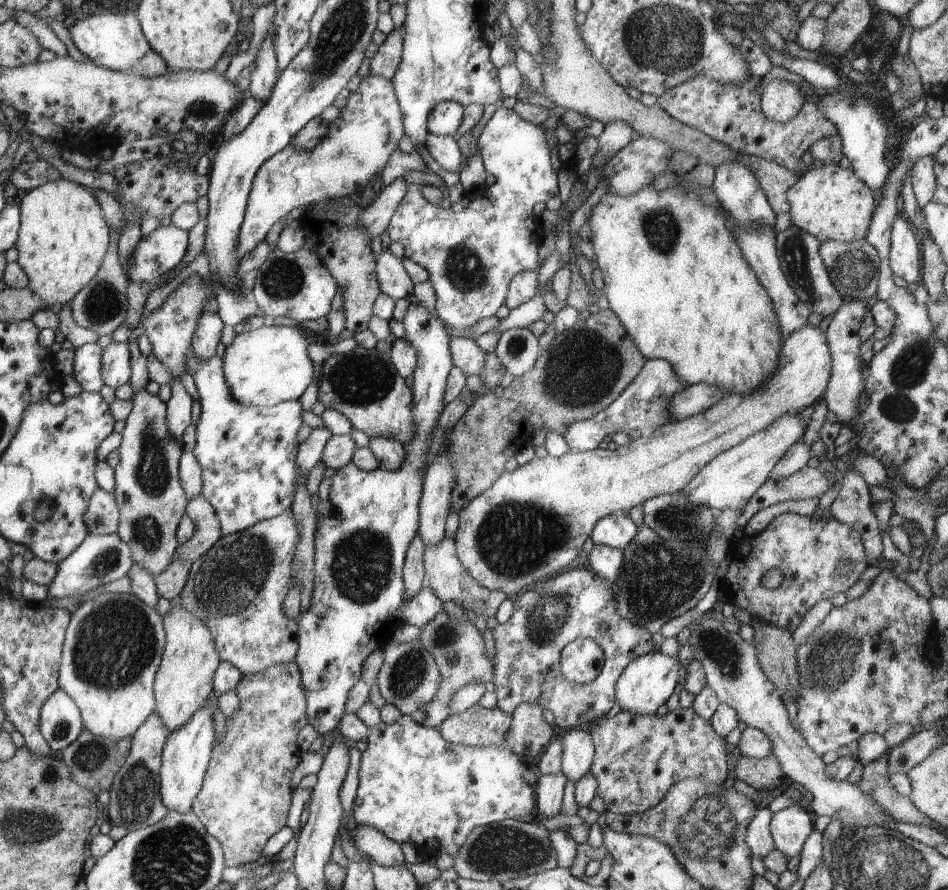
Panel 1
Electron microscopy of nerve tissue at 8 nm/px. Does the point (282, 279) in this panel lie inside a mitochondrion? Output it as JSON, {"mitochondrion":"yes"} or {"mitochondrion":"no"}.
{"mitochondrion":"yes"}

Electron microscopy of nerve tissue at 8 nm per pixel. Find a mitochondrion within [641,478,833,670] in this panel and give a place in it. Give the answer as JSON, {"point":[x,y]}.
{"point":[683,520]}

